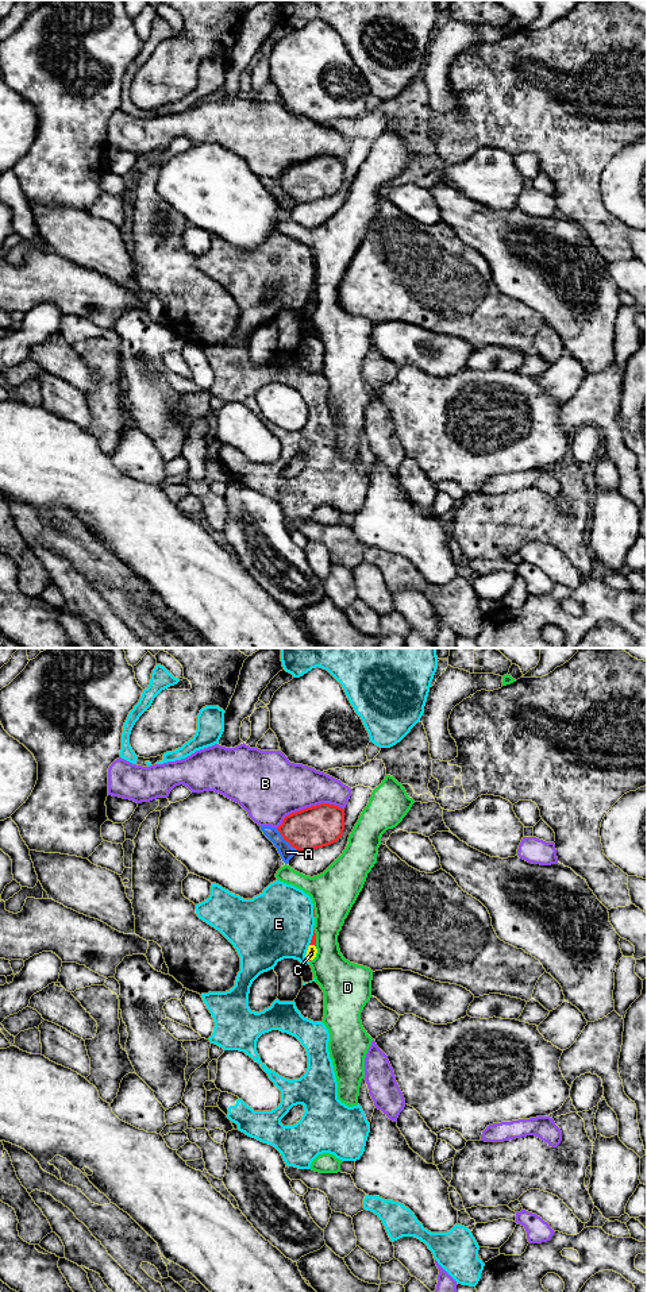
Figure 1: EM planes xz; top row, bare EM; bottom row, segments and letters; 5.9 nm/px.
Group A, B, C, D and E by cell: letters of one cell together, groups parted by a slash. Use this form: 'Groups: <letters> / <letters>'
Groups: A C / B / D / E

